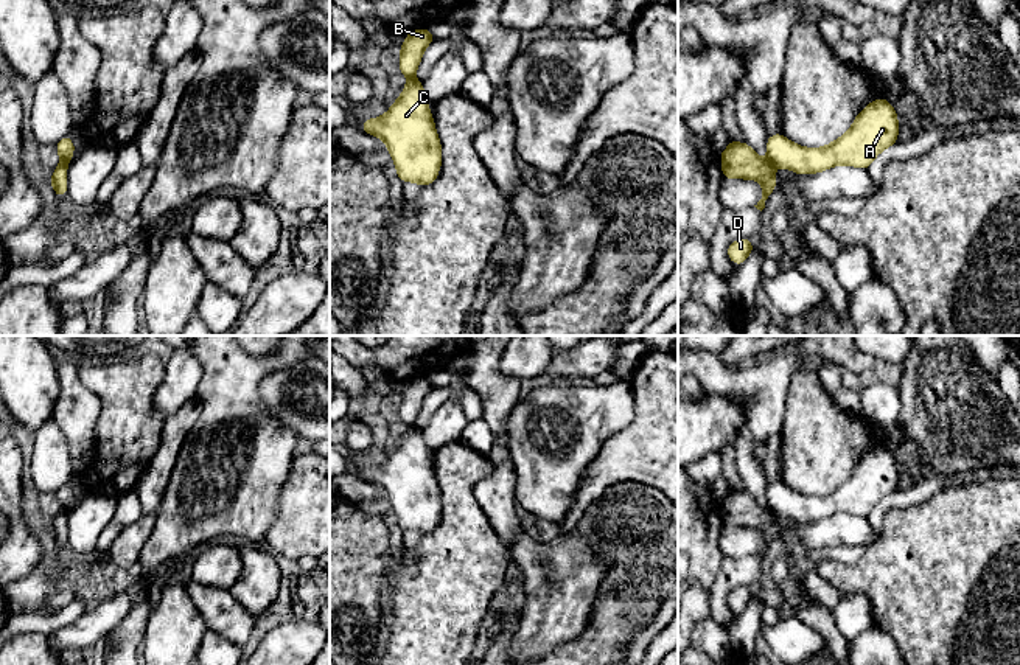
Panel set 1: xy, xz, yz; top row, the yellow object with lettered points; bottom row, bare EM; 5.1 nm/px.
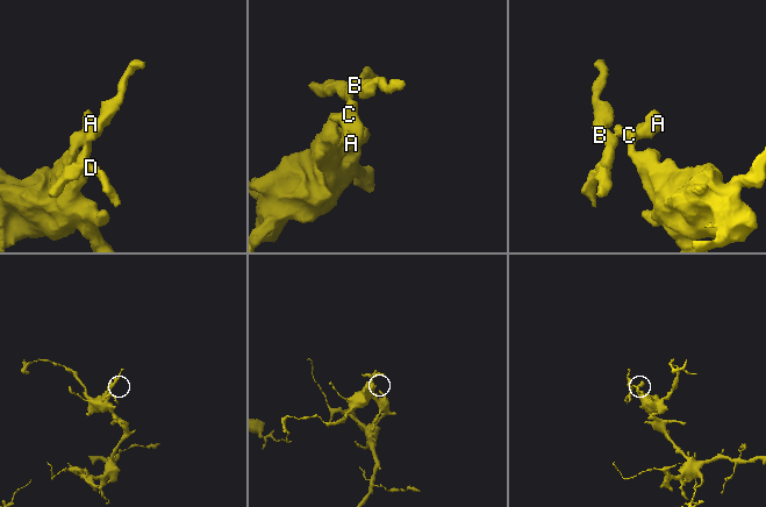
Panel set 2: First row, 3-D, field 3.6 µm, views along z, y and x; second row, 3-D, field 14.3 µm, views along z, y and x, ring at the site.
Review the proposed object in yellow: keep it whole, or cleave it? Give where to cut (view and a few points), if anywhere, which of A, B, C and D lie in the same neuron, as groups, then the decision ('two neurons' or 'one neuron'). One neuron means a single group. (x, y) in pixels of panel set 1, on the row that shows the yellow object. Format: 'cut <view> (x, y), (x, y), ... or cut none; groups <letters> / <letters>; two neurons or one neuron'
cut xy (61, 159), (67, 163); groups A C / B D; two neurons

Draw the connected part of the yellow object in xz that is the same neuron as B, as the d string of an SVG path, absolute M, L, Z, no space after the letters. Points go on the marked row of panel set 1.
M428 28L410 31L404 39L400 51L398 67L409 81L415 79L415 71L420 65L421 56L426 47L434 40L435 37Z

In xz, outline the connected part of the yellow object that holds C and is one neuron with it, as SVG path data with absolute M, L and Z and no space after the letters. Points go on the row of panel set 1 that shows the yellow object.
M420 79L409 81L382 117L362 120L362 131L384 141L403 183L415 182L424 188L437 179L442 165L442 144Z

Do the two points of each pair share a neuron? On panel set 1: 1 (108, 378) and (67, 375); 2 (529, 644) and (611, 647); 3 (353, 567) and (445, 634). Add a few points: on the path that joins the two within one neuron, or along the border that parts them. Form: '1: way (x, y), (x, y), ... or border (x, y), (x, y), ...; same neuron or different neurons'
1: border (76, 364), (80, 381), (98, 398), (100, 407); different neurons
2: border (588, 620), (577, 634), (552, 648); different neurons
3: border (397, 560), (395, 569), (386, 581), (384, 592); different neurons

